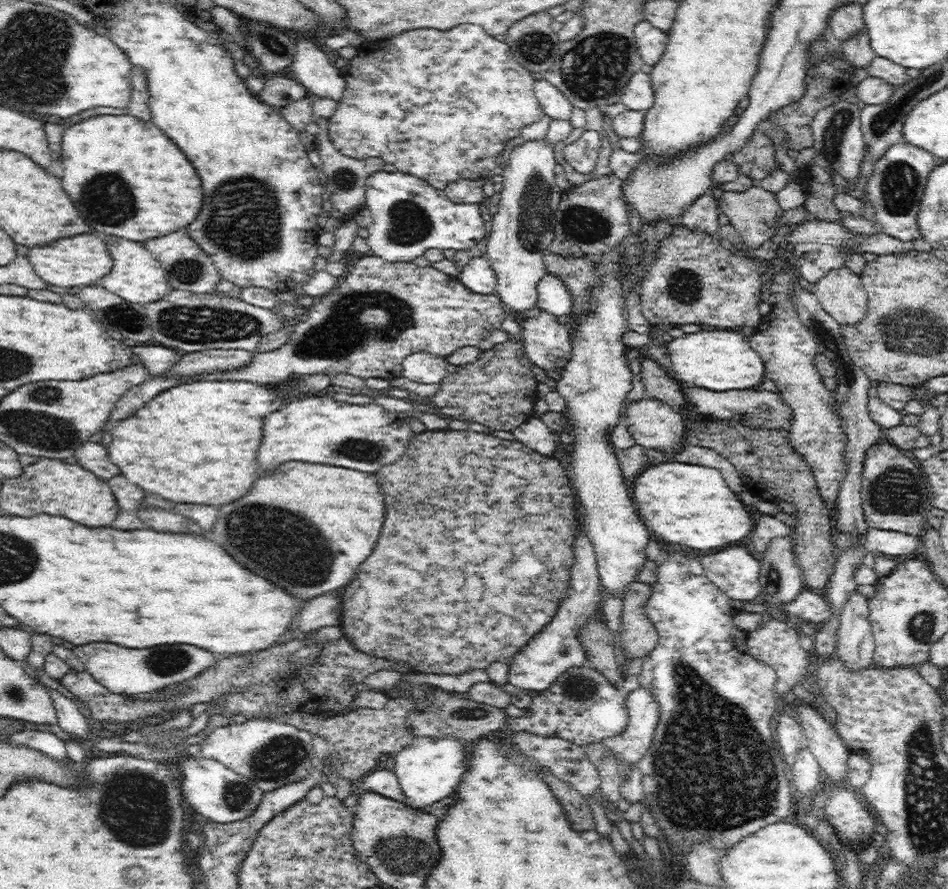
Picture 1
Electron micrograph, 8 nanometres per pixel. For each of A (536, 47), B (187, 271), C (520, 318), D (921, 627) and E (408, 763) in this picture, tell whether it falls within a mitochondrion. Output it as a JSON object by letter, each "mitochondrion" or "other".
{"A":"mitochondrion","B":"mitochondrion","C":"other","D":"mitochondrion","E":"other"}

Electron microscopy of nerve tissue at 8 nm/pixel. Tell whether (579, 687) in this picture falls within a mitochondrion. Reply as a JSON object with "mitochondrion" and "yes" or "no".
{"mitochondrion":"yes"}

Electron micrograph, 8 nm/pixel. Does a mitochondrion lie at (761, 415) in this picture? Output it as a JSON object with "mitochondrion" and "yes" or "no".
{"mitochondrion":"yes"}

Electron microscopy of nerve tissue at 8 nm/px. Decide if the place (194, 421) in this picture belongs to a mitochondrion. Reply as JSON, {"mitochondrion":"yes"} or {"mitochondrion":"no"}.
{"mitochondrion":"no"}

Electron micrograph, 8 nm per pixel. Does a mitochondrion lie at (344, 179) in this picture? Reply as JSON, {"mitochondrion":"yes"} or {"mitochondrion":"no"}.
{"mitochondrion":"yes"}

